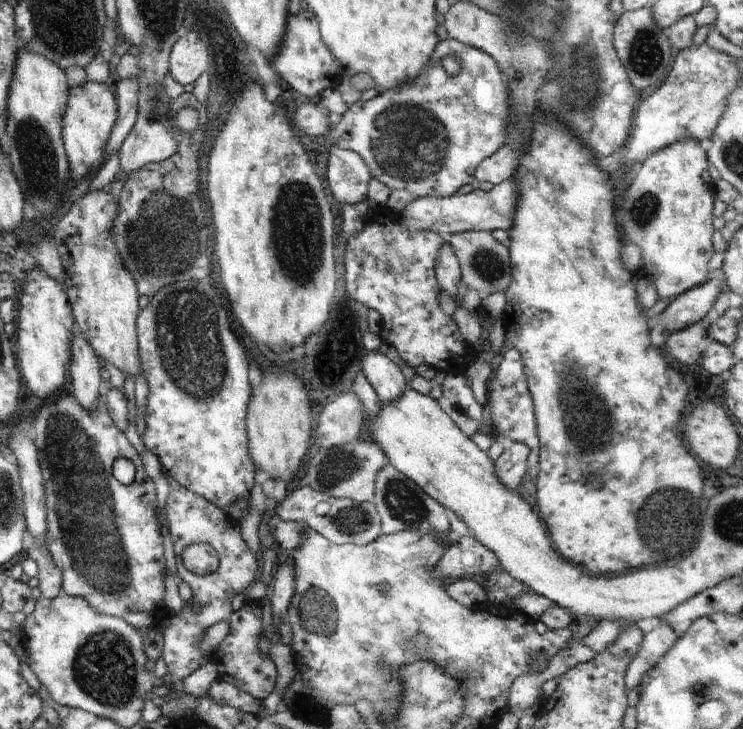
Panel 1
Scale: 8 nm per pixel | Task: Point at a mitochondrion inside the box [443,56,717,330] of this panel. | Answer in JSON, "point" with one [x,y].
{"point":[487,265]}

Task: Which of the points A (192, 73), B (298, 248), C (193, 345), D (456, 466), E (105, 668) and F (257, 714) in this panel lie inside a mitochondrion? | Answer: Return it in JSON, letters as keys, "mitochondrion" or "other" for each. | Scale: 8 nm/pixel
{"A":"other","B":"mitochondrion","C":"mitochondrion","D":"other","E":"mitochondrion","F":"other"}

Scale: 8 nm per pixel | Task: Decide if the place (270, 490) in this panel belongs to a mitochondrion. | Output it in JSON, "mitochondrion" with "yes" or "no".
{"mitochondrion":"no"}

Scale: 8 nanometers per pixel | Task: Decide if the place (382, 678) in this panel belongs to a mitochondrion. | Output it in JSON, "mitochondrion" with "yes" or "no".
{"mitochondrion":"yes"}

